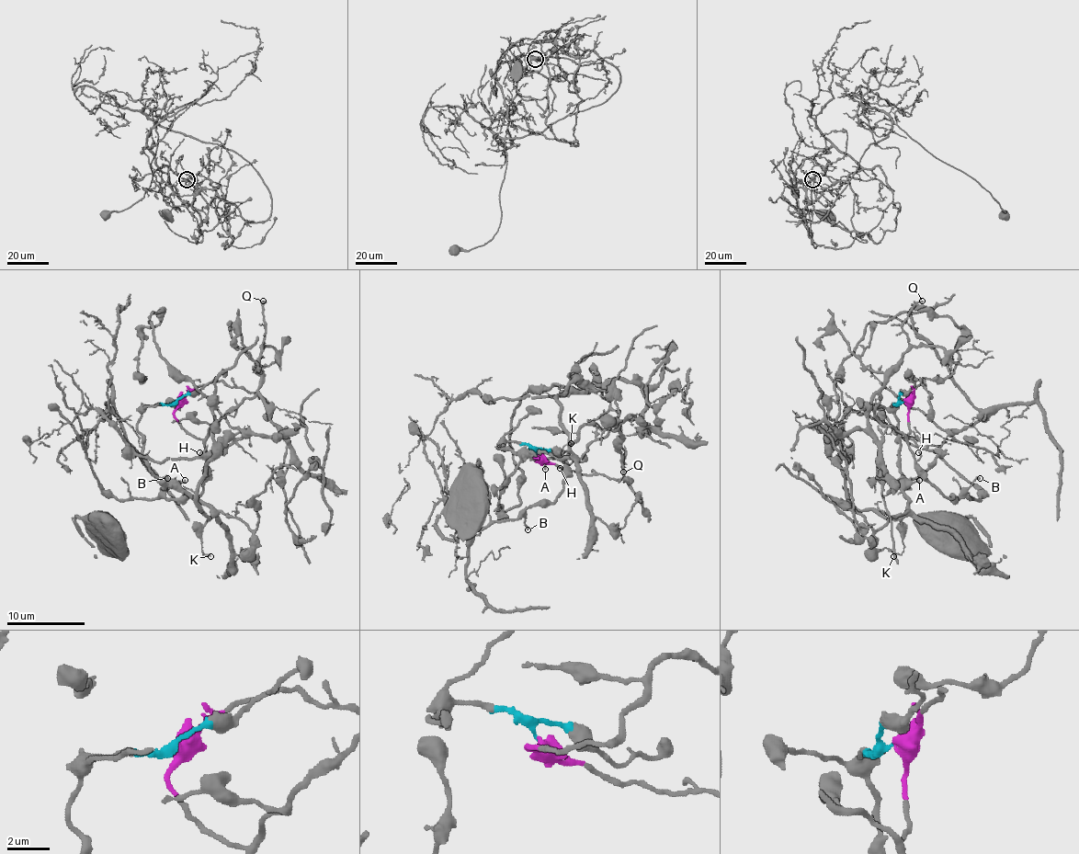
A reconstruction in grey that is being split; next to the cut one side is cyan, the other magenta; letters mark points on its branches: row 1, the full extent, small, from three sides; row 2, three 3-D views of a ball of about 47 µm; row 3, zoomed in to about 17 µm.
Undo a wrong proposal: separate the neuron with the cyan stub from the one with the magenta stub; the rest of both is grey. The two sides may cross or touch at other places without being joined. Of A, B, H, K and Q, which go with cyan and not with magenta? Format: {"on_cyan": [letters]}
{"on_cyan": ["A", "K"]}

